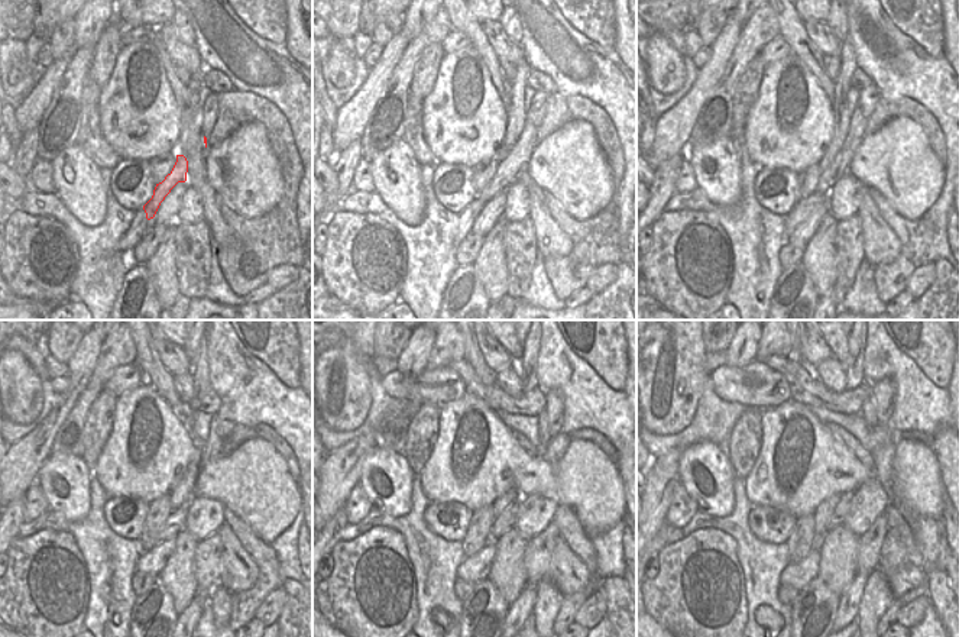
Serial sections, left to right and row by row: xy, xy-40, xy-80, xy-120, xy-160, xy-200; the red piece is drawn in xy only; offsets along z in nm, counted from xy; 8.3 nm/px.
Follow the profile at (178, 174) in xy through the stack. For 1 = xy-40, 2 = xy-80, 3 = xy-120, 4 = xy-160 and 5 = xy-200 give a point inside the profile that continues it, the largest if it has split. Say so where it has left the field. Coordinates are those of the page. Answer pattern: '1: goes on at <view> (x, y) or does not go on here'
1: goes on at xy-40 (509, 168)
2: goes on at xy-80 (839, 167)
3: goes on at xy-120 (211, 449)
4: goes on at xy-160 (546, 436)
5: goes on at xy-200 (868, 413)

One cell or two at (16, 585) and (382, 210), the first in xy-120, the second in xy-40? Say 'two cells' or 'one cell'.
two cells

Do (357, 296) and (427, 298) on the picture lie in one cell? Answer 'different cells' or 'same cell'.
different cells

